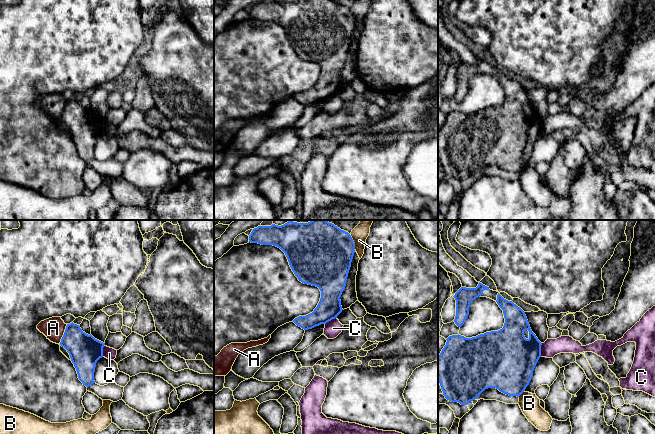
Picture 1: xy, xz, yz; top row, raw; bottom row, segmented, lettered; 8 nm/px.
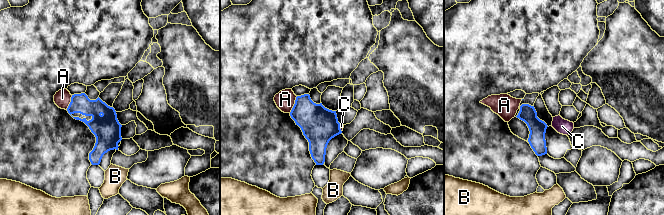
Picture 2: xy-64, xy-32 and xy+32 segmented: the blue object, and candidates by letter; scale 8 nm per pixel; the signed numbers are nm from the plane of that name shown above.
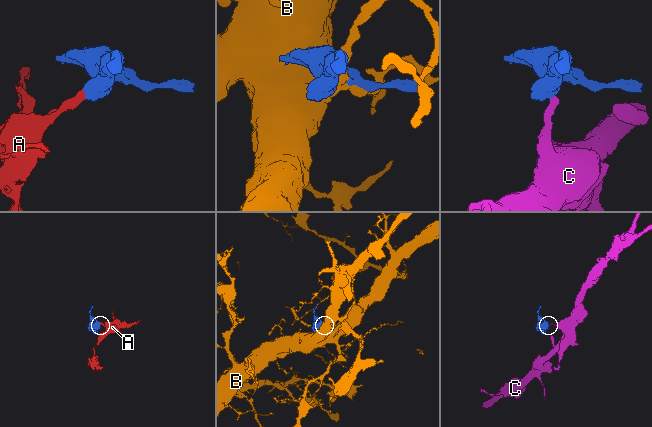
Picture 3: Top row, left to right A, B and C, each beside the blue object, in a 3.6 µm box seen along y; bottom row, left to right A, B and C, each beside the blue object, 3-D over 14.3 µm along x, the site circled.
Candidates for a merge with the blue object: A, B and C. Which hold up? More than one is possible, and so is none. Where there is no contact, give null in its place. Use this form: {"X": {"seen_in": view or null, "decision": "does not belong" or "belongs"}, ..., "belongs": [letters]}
{"A": {"seen_in": "xy", "decision": "does not belong"}, "B": {"seen_in": "xz", "decision": "does not belong"}, "C": {"seen_in": "yz", "decision": "does not belong"}, "belongs": []}

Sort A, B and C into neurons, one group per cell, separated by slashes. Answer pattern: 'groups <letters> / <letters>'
groups A / B / C

